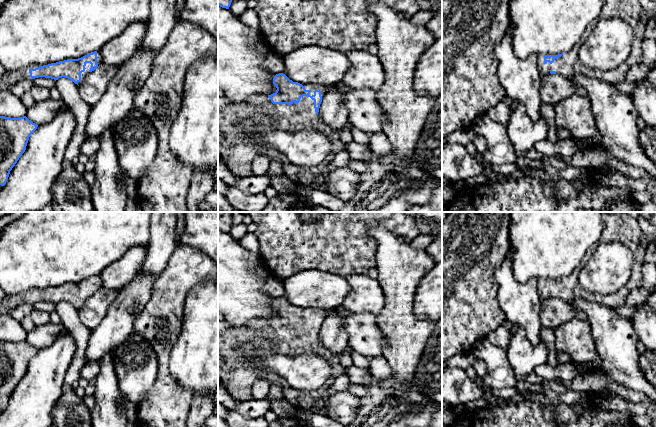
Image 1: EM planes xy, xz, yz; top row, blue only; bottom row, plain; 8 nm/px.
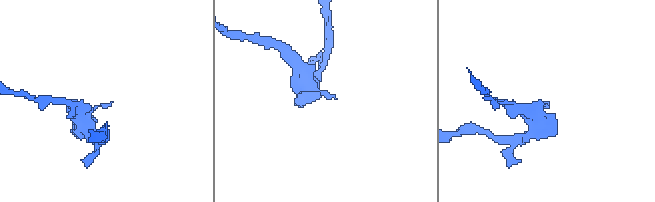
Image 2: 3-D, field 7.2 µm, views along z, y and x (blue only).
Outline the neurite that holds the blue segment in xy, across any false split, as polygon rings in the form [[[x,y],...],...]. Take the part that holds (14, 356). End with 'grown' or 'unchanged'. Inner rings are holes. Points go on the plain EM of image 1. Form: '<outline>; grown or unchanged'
[[[0,340],[0,409],[4,410],[10,395],[26,374],[30,359],[38,349],[26,340]]]; unchanged

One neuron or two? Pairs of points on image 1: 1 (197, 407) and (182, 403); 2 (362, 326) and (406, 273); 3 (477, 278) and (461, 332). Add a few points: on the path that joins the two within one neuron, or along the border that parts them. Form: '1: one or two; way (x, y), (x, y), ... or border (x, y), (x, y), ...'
1: two; border (193, 394), (187, 416)
2: two; border (375, 315), (377, 326), (384, 337)
3: one; way (464, 291), (461, 294), (461, 319)

